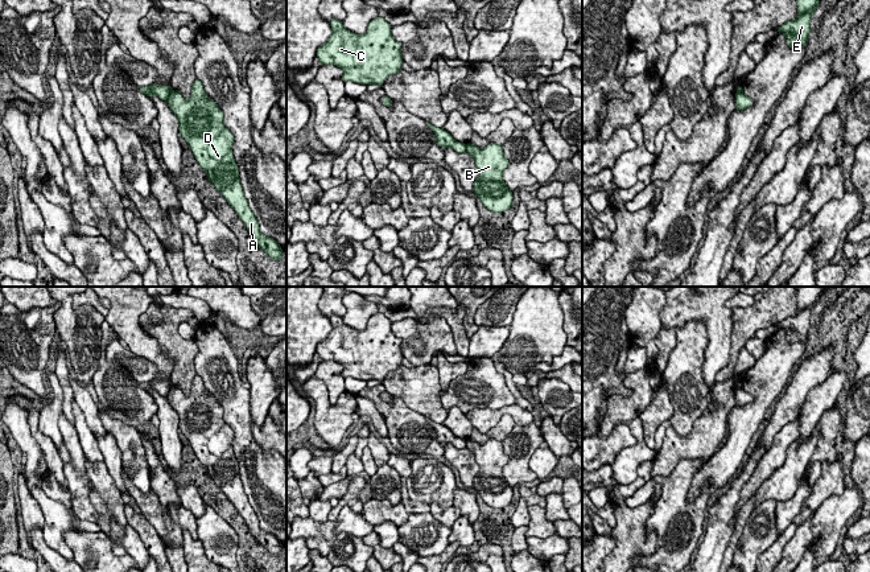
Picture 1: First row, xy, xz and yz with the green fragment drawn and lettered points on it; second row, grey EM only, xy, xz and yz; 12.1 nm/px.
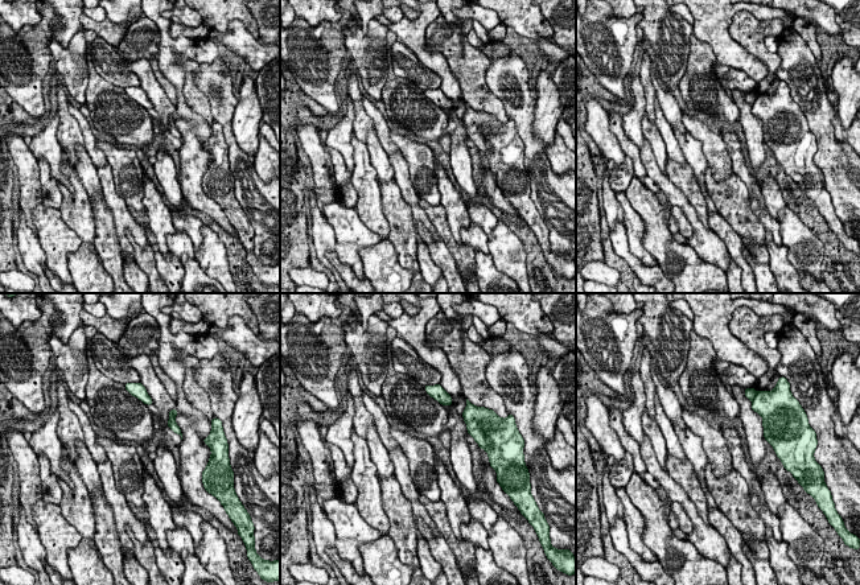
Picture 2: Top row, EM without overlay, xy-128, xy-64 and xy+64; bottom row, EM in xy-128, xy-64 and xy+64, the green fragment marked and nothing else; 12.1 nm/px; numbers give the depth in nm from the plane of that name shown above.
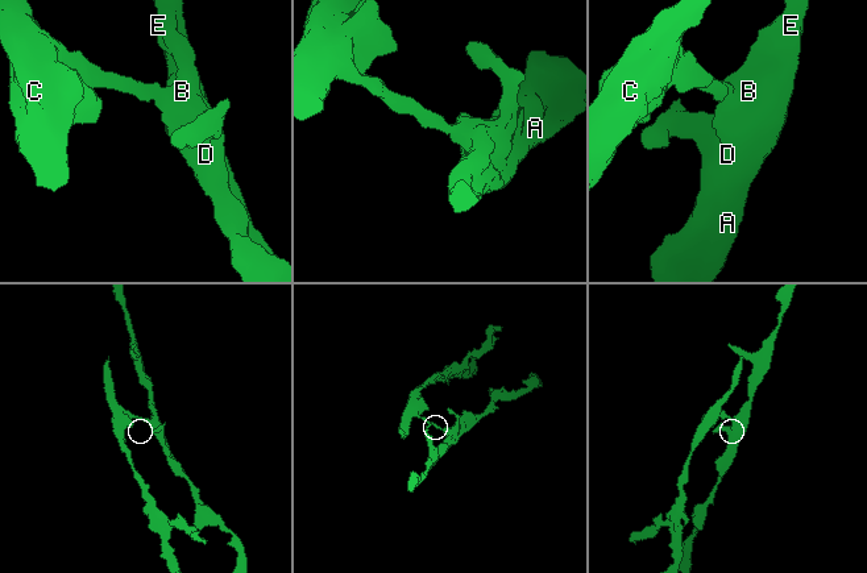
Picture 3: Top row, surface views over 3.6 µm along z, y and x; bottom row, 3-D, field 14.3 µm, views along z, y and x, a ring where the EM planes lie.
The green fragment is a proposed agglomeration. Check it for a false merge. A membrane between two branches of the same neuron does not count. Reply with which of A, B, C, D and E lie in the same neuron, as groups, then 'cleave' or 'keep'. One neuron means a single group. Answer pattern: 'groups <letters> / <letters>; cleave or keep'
groups A B D E / C; cleave

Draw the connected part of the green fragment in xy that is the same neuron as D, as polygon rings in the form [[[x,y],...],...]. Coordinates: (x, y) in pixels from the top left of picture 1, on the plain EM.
[[[198,374],[193,379],[189,396],[181,388],[170,387],[166,399],[178,413],[180,432],[189,440],[209,477],[243,517],[256,542],[279,557],[283,551],[280,540],[260,528],[255,509],[244,493],[232,449],[234,431],[223,420],[223,408],[218,400],[206,391]]]

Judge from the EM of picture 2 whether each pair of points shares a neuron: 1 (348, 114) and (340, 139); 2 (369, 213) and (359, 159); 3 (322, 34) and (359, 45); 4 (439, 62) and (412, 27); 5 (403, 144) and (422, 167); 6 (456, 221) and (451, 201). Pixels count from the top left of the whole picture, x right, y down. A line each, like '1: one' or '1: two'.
1: one
2: one
3: two
4: one
5: one
6: one

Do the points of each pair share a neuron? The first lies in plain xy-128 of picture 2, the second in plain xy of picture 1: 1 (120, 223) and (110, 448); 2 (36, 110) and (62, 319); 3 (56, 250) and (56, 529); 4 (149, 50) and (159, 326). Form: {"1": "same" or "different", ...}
{"1": "same", "2": "different", "3": "same", "4": "same"}

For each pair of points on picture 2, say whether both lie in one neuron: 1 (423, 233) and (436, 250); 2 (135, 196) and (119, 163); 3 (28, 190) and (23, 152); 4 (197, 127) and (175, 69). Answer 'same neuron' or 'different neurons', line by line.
1: same neuron
2: same neuron
3: same neuron
4: same neuron

